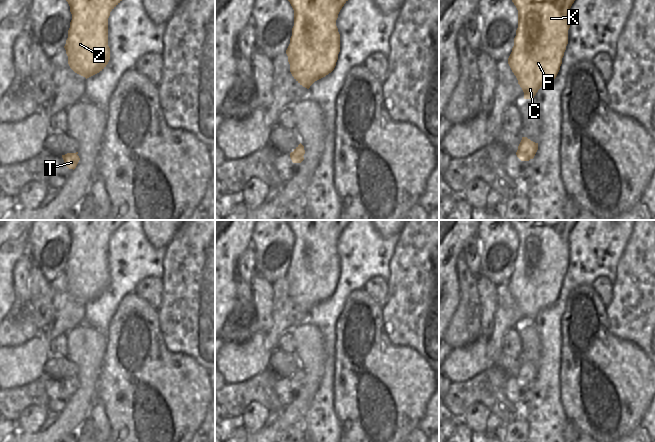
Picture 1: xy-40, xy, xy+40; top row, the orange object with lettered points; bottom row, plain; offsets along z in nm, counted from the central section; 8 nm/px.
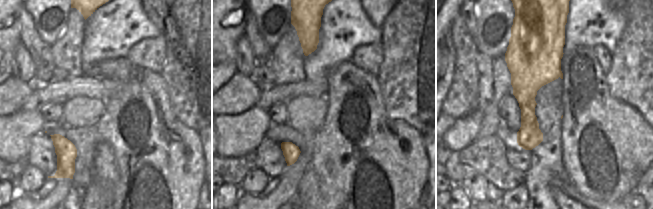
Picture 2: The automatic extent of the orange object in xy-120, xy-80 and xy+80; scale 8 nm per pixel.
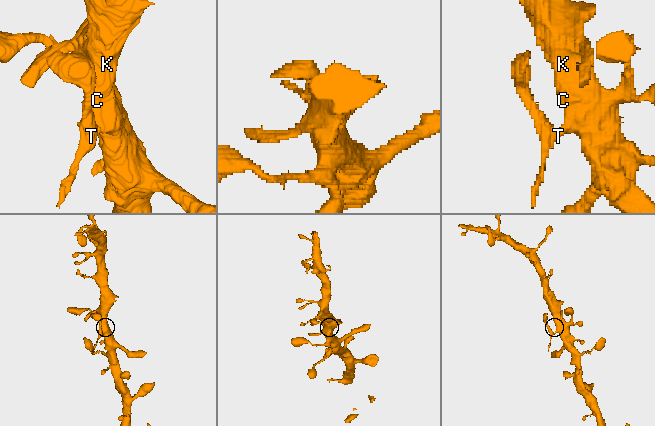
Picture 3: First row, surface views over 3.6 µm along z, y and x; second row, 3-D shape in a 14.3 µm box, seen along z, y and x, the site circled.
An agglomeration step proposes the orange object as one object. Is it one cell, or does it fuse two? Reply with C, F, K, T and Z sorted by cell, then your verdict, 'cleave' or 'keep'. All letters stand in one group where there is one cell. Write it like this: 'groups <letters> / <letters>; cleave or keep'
groups C F K Z / T; cleave

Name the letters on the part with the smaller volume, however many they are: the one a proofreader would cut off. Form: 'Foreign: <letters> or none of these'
Foreign: T

